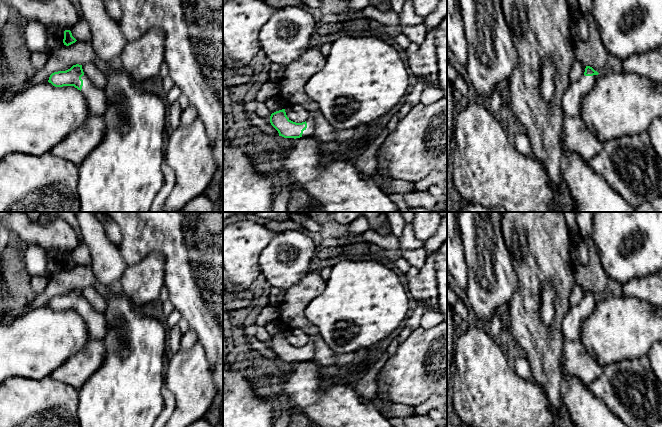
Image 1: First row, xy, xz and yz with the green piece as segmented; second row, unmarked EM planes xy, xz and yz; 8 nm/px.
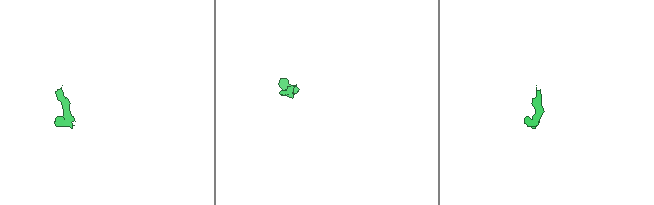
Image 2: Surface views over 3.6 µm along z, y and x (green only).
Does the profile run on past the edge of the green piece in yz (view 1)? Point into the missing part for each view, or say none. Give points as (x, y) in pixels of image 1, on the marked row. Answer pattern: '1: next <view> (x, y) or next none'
1: next yz (571, 100)

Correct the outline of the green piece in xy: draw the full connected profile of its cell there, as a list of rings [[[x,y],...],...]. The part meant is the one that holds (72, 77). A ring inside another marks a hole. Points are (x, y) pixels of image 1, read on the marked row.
[[[73,65],[66,71],[54,72],[49,83],[55,87],[74,86],[82,92],[86,99],[89,115],[103,116],[107,102],[103,89],[96,87],[84,74],[82,65]]]

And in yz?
[[[586,66],[584,75],[578,81],[570,83],[561,101],[565,117],[579,116],[582,97],[593,88],[598,74],[592,67]]]

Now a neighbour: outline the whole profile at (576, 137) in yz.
[[[580,116],[564,117],[560,143],[562,150],[576,153],[588,163],[603,147]]]

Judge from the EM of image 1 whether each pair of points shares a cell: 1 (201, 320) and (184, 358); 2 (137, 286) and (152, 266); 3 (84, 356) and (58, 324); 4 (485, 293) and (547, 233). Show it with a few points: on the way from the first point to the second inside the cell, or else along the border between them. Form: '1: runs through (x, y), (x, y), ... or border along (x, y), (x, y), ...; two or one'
1: border along (198, 340), (209, 361); two
2: runs through (142, 281), (150, 271); one
3: border along (89, 339), (77, 352), (61, 364); two
4: border along (506, 244), (511, 266), (517, 278), (516, 290); two

